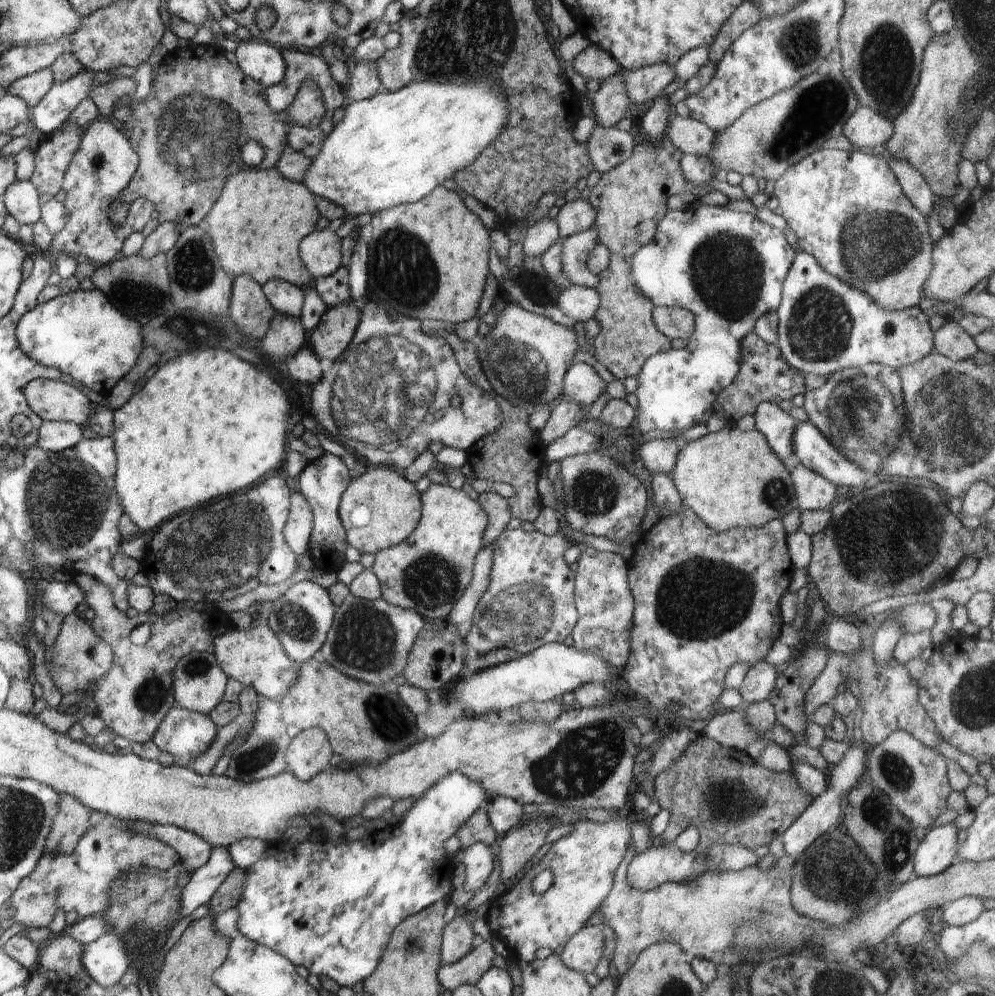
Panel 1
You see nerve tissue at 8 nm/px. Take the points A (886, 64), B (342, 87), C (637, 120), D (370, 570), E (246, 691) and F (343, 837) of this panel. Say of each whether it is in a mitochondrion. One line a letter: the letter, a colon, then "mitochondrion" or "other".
A: mitochondrion
B: other
C: other
D: other
E: other
F: other

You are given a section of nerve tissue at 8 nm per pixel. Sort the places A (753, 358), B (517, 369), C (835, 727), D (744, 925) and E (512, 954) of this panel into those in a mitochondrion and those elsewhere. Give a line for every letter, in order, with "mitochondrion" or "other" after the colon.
A: other
B: mitochondrion
C: other
D: mitochondrion
E: other

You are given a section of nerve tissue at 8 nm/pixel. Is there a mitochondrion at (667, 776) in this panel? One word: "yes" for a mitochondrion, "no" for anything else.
no

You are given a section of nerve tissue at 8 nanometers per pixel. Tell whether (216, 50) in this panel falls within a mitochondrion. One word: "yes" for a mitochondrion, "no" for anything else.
no

